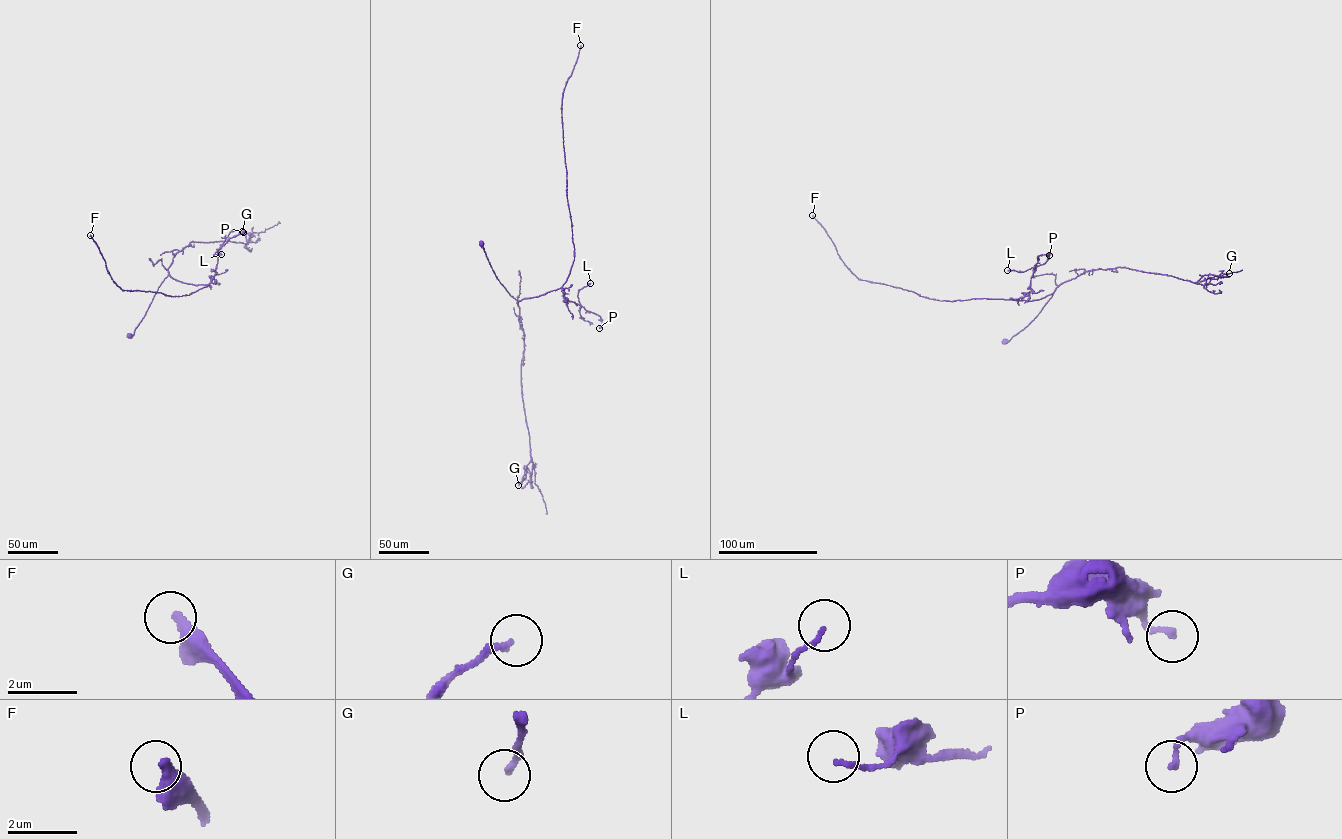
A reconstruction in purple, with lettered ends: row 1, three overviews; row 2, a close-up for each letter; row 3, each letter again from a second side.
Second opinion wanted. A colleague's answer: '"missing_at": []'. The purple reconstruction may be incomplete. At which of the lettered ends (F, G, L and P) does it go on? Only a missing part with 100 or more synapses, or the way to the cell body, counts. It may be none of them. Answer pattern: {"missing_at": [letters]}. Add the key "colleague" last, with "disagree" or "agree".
{"missing_at": ["F"], "colleague": "disagree"}

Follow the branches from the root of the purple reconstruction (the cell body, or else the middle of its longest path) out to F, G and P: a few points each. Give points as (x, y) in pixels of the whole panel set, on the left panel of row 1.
F: (129, 336), (133, 335), (168, 274), (185, 283), (209, 285), (179, 296), (123, 290), (112, 279), (90, 235)
G: (129, 336), (133, 335), (167, 276), (176, 253), (193, 241), (228, 241), (246, 244), (246, 234), (242, 231)
P: (129, 336), (133, 335), (168, 274), (187, 283), (208, 284), (215, 273), (219, 249), (230, 238), (243, 232)

